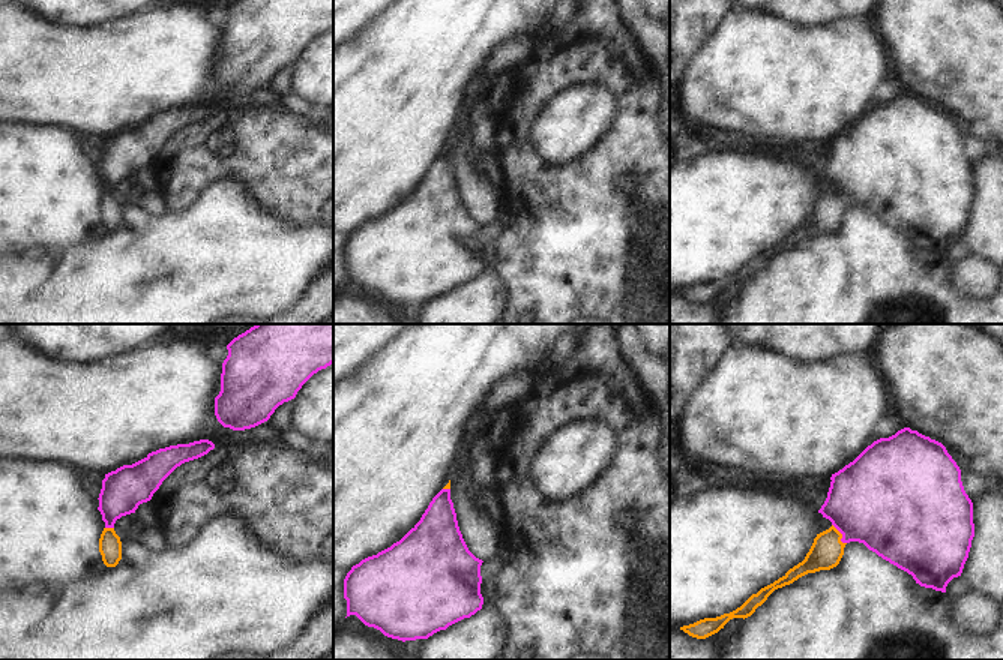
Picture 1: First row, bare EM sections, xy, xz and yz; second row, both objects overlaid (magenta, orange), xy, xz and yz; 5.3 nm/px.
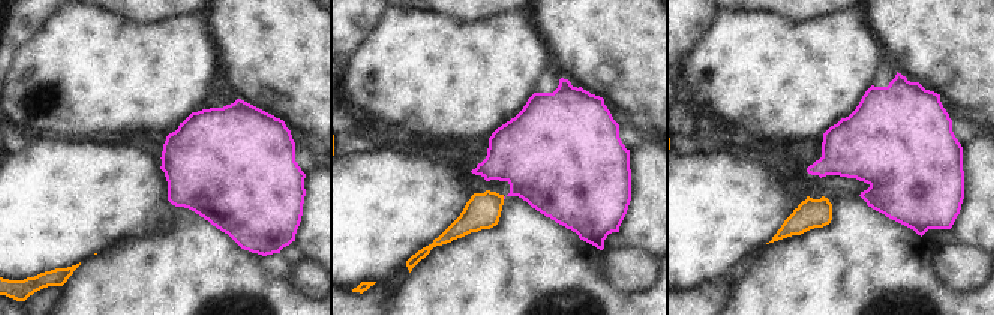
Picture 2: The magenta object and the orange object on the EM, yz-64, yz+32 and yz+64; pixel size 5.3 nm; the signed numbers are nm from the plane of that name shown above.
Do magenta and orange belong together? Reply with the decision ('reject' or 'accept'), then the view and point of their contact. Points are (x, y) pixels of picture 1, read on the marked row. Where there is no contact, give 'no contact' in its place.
accept; contact yz (841, 533)

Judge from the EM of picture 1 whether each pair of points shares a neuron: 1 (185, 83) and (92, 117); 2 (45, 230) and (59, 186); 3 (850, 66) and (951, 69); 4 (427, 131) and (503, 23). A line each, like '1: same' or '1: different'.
1: same
2: same
3: different
4: same

